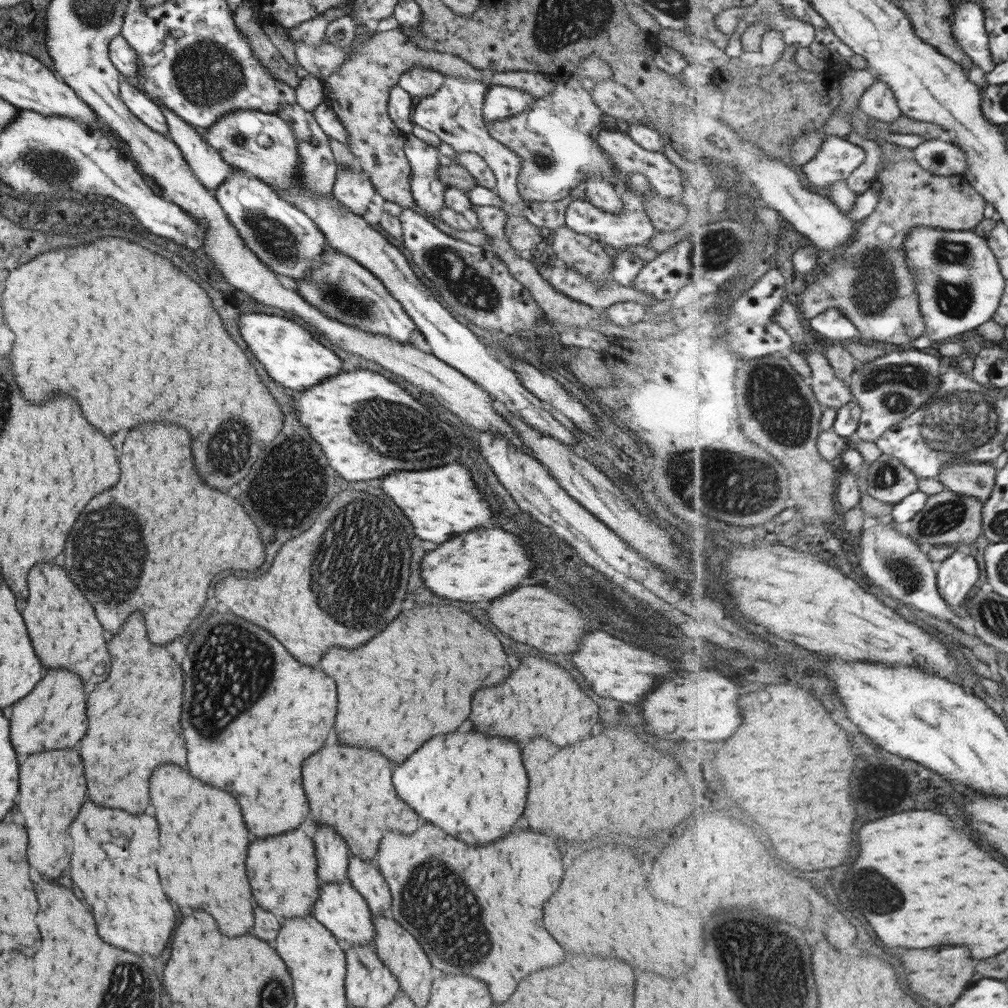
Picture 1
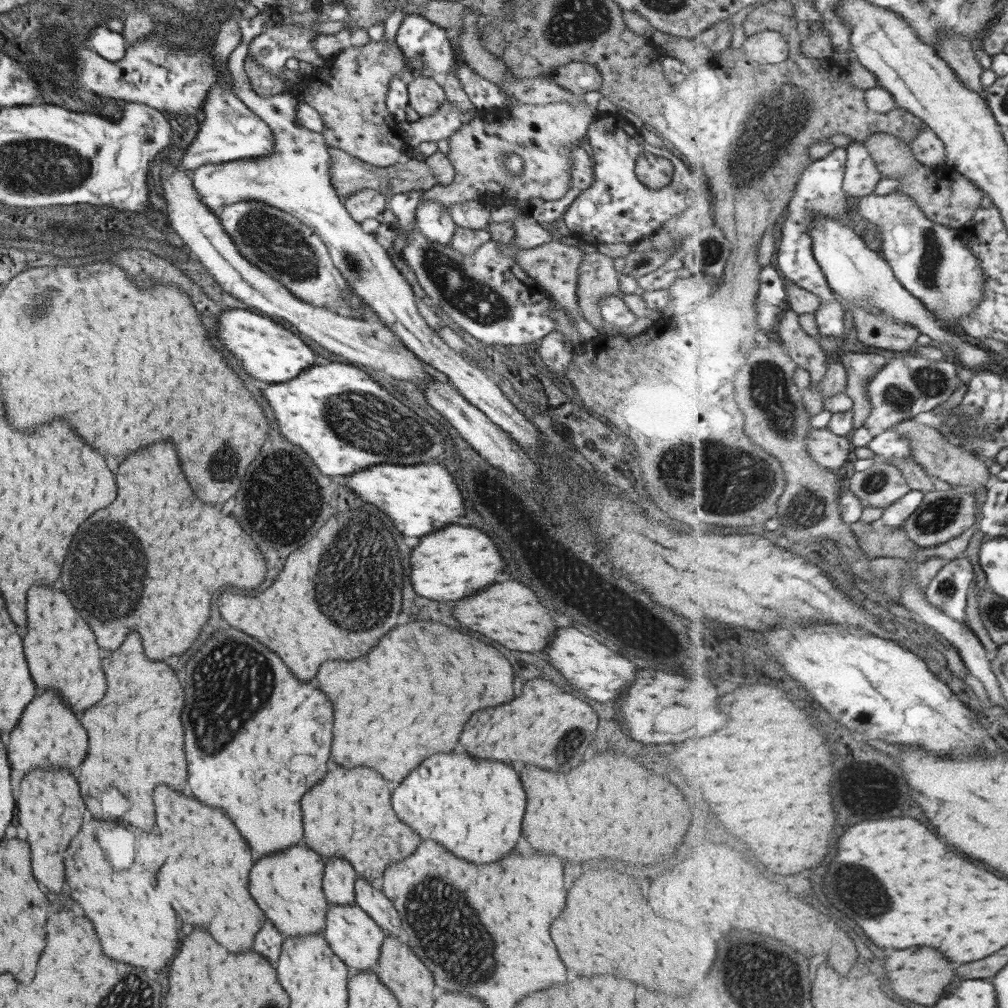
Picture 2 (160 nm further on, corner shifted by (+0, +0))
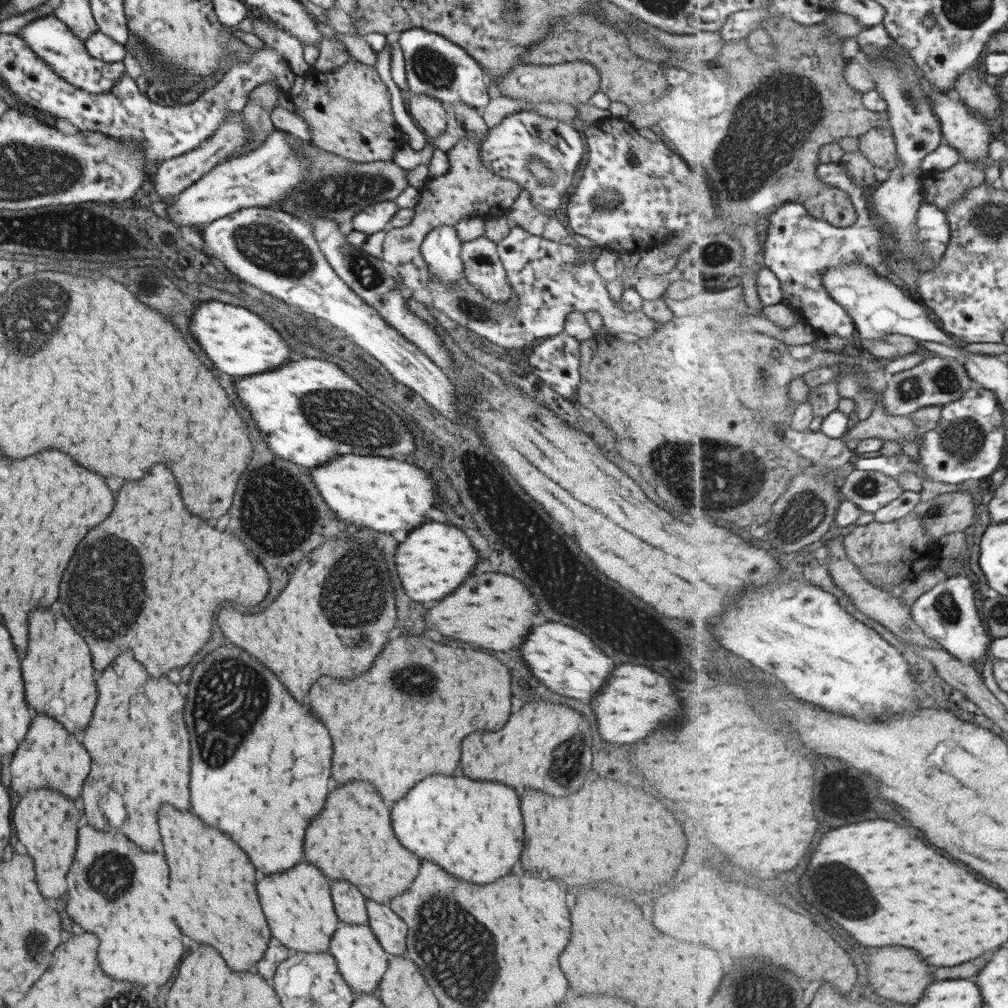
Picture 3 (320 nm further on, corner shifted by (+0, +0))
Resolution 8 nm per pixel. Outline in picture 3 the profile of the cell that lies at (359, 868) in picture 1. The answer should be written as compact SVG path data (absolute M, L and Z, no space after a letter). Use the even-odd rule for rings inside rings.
M364 899L368 927L380 947L388 954L402 956L405 950L406 924L385 904Z

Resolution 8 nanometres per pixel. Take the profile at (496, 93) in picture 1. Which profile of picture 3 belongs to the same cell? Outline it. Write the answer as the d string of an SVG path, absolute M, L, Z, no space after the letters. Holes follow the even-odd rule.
M407 28L396 35L404 58L404 75L409 94L432 96L442 104L466 104L475 109L489 104L484 69L462 48L444 36L422 28Z

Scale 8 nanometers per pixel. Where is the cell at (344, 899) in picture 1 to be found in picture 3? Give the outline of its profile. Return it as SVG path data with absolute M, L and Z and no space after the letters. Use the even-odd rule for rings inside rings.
M339 920L329 941L328 953L335 959L338 973L353 993L376 993L382 974L387 968L389 955L380 947L367 924L347 924Z

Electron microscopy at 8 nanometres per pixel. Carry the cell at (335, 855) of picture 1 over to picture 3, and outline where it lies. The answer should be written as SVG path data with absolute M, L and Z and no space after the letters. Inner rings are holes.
M335 882L330 897L338 920L347 924L368 924L364 898L349 882Z

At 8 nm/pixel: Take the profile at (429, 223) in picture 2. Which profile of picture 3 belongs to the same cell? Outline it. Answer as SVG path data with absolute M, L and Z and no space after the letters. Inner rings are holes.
M438 226L425 235L419 249L419 259L425 262L428 272L442 282L464 280L464 268L461 262L460 240L453 226Z

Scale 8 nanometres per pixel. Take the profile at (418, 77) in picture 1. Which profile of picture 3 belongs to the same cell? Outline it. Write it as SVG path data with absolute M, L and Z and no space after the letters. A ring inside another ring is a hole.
M409 94L405 98L412 122L425 137L429 140L441 136L446 130L446 112L441 107L443 104L424 94Z

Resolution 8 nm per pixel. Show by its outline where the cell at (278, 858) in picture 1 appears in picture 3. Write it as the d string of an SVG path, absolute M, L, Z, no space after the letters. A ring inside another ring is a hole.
M307 862L297 864L293 870L289 868L289 872L281 872L281 876L265 876L265 880L257 882L257 898L271 936L293 951L328 952L329 941L339 921L334 913L329 886L325 876Z

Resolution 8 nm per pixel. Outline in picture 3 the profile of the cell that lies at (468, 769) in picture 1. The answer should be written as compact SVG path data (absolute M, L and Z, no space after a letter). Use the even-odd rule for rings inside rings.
M427 776L415 784L405 798L397 800L391 808L391 828L403 848L413 852L419 860L429 860L445 872L473 884L491 884L509 874L511 866L519 860L523 848L523 826L519 814L519 800L509 786L493 782L473 782L457 776Z

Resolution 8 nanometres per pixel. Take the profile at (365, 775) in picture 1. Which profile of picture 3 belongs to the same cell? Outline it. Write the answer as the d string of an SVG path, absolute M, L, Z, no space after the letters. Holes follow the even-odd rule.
M349 782L345 786L335 788L327 796L321 816L313 818L305 830L303 852L305 852L305 860L317 866L329 880L345 880L353 884L364 899L368 898L377 904L388 905L394 896L405 892L411 886L413 878L418 873L419 860L411 852L405 852L399 846L389 826L389 810L383 806L373 786L367 782Z

